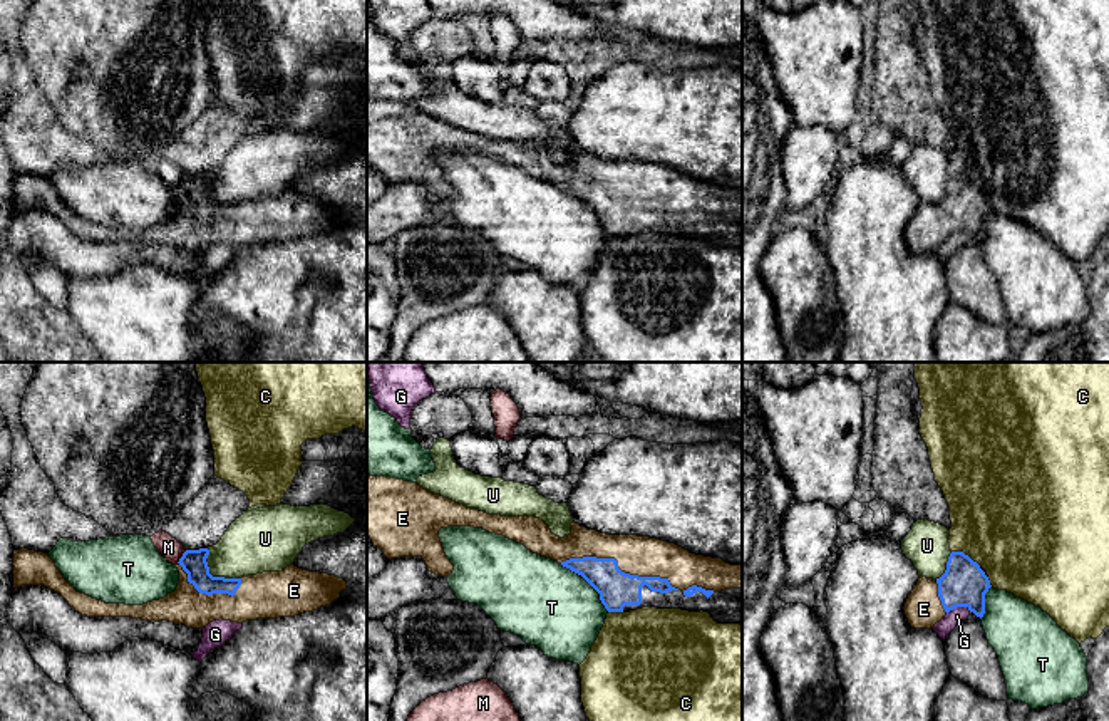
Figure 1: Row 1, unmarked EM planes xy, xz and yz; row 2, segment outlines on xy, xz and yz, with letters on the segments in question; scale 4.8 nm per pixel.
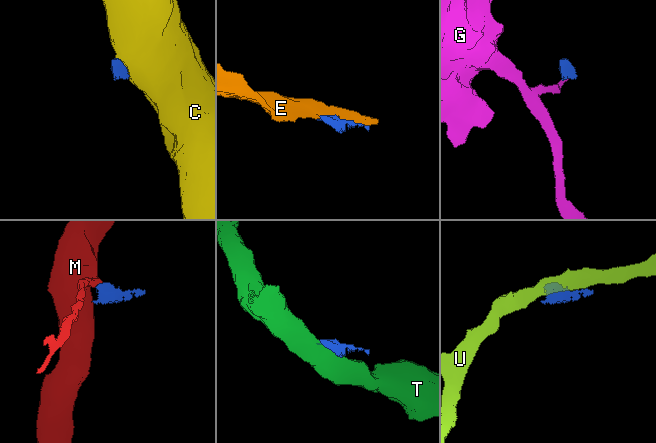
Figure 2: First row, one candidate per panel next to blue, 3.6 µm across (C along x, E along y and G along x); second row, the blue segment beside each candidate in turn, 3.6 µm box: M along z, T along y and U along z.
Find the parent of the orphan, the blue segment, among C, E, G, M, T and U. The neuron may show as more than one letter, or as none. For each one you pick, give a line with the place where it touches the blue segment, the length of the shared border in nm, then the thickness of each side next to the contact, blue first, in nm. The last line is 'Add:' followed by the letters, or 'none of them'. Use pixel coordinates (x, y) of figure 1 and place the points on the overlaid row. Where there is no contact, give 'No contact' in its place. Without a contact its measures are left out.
E: Touches blue at xz (617, 567). Shared border 600 nm. Thickness 180 nm (blue) against 190 nm
Add: E

